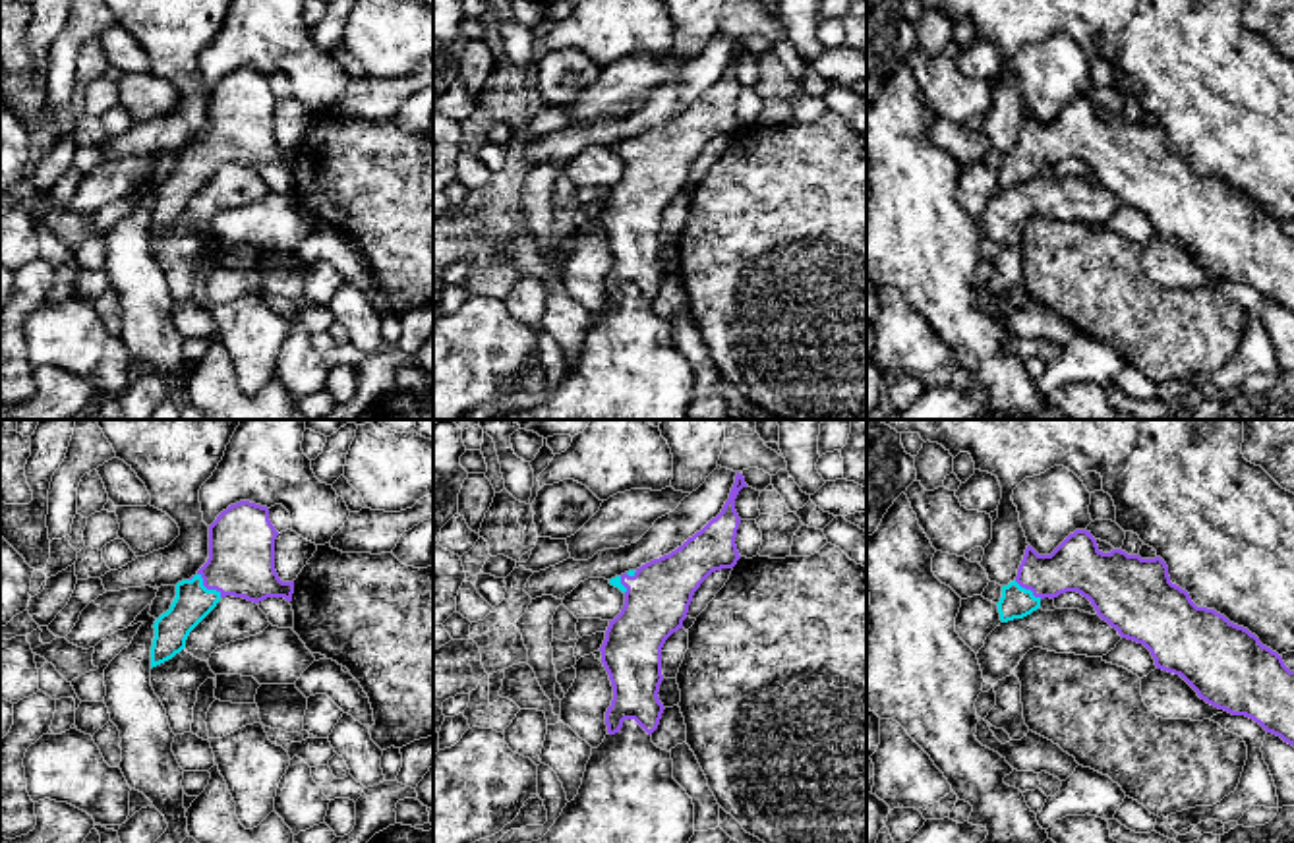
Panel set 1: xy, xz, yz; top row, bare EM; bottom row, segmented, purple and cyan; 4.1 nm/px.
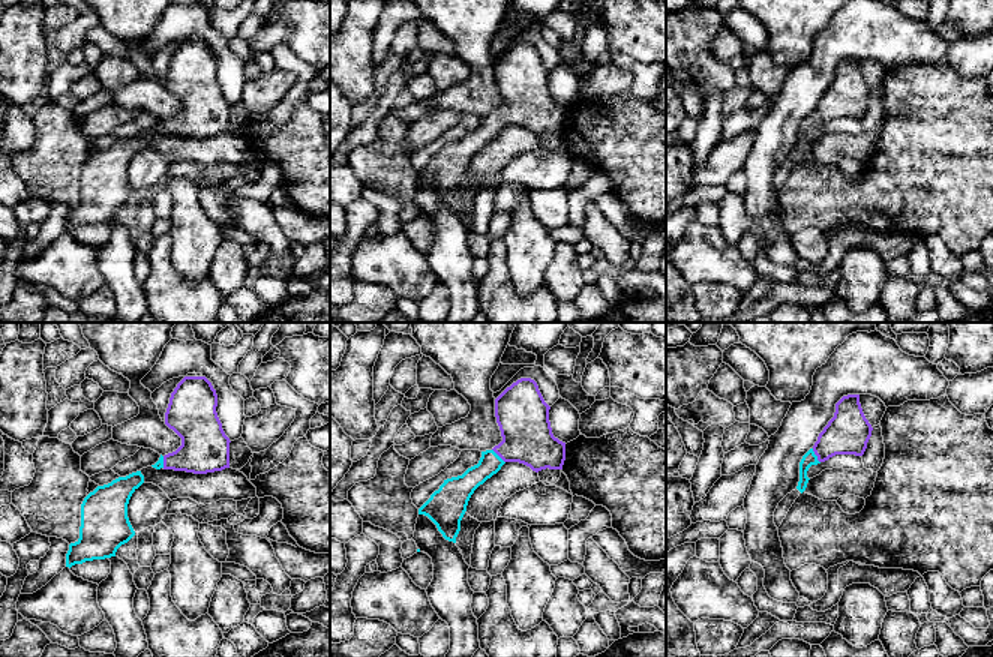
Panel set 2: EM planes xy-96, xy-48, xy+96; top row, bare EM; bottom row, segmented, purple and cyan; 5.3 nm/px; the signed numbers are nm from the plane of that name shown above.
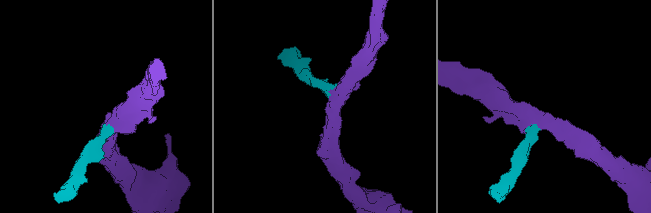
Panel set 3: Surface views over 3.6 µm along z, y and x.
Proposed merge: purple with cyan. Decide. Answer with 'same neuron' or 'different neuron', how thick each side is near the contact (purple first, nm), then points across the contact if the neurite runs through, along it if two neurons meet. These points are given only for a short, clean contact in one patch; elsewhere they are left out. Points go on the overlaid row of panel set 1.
same neuron; 280 nm thick on the purple side, 160 nm on the other; runs through xy (240, 563), (207, 588), (194, 602)

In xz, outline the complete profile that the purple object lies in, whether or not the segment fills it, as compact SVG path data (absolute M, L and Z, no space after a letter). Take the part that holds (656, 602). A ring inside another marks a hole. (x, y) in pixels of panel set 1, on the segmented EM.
M737 472L721 512L681 547L609 580L625 594L621 613L609 621L600 648L602 663L613 686L605 712L607 733L634 719L652 735L662 719L660 702L662 648L683 628L689 605L700 584L716 570L733 568L741 559L735 538L741 518L735 510L739 491L747 487Z

